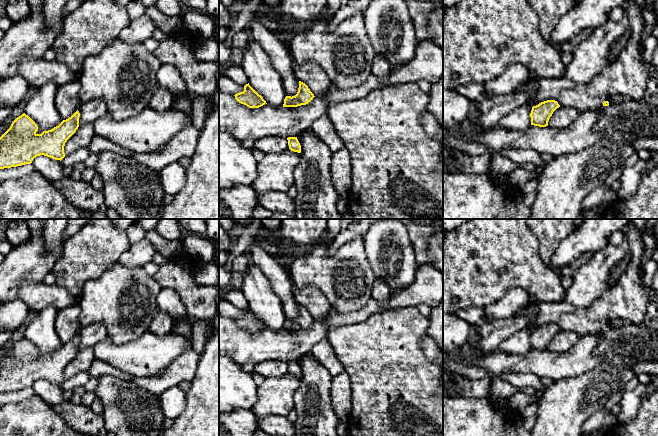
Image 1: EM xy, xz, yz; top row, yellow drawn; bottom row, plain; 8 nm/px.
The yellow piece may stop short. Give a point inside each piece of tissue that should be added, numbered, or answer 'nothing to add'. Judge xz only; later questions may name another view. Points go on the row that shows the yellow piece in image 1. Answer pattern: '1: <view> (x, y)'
nothing to add

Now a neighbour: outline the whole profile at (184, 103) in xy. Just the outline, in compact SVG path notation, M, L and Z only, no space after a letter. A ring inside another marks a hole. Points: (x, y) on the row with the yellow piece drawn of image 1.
M186 94L181 98L174 99L171 105L172 109L182 110L183 112L189 113L192 111L193 97L190 94Z

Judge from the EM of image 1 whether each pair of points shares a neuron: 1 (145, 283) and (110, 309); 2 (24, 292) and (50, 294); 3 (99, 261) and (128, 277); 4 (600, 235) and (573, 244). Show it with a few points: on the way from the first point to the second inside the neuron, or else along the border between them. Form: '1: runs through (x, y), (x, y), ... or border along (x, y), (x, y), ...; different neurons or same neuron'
1: runs through (136, 292), (126, 299), (119, 300); same neuron
2: runs through (30, 292), (44, 294); same neuron
3: border along (117, 261), (99, 276), (90, 279); different neurons
4: runs through (593, 235), (580, 242); same neuron

